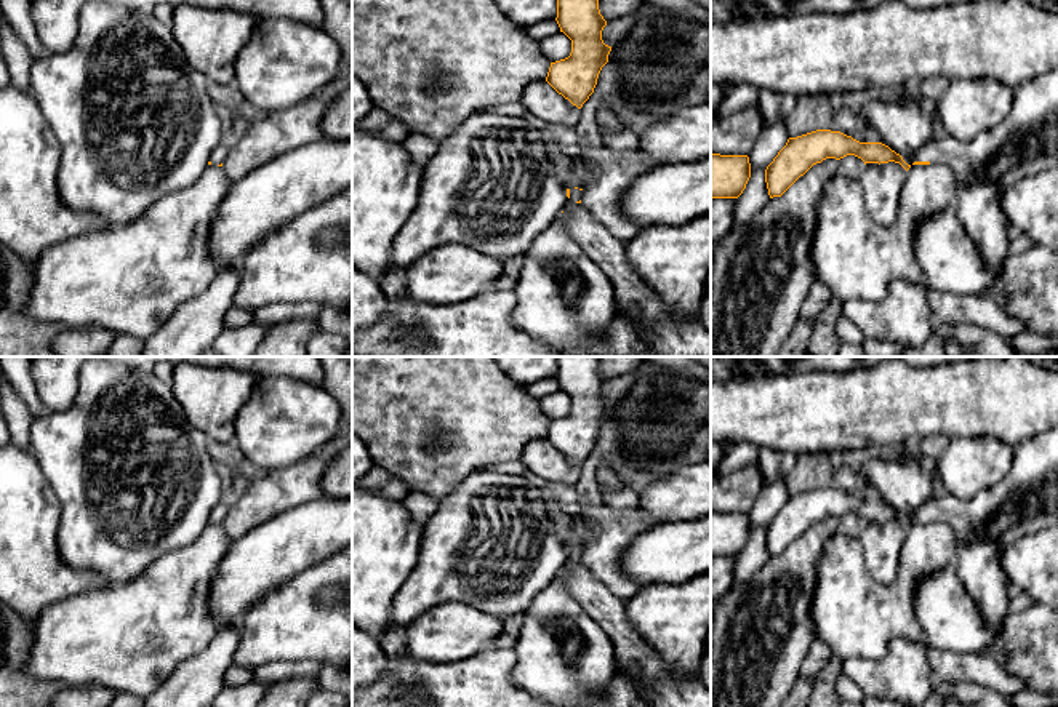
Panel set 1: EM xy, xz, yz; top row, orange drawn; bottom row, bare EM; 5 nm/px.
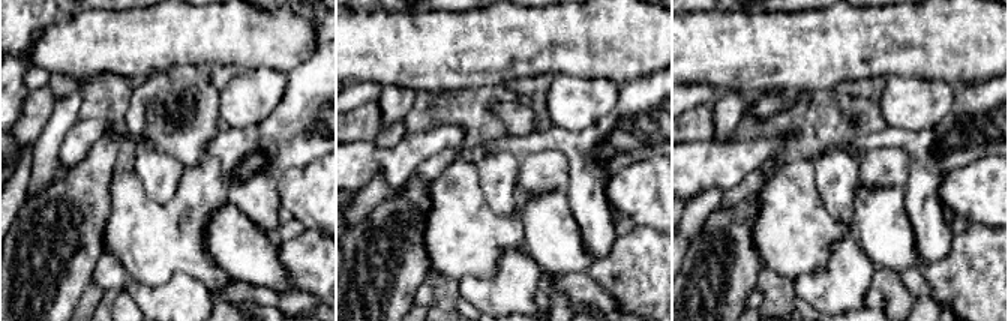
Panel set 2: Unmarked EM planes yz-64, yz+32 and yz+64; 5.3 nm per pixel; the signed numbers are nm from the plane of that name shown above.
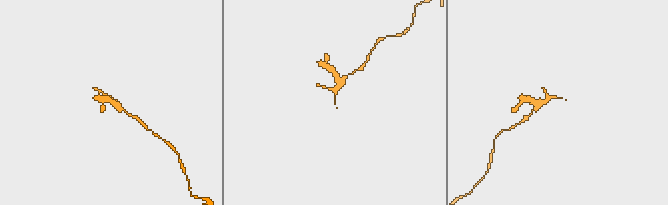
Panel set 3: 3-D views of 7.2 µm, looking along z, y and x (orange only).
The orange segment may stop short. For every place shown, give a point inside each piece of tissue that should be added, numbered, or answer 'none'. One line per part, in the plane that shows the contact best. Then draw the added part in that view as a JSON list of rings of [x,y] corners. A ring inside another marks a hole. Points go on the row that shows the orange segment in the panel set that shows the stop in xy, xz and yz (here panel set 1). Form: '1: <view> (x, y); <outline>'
1: yz (1025, 143); [[[1058,69],[1023,82],[1013,90],[1008,115],[994,128],[972,141],[954,139],[938,133],[917,154],[903,160],[948,165],[957,184],[957,219],[975,243],[984,264],[999,274],[1010,253],[1008,221],[1002,213],[1002,195],[1020,179],[1058,166]]]

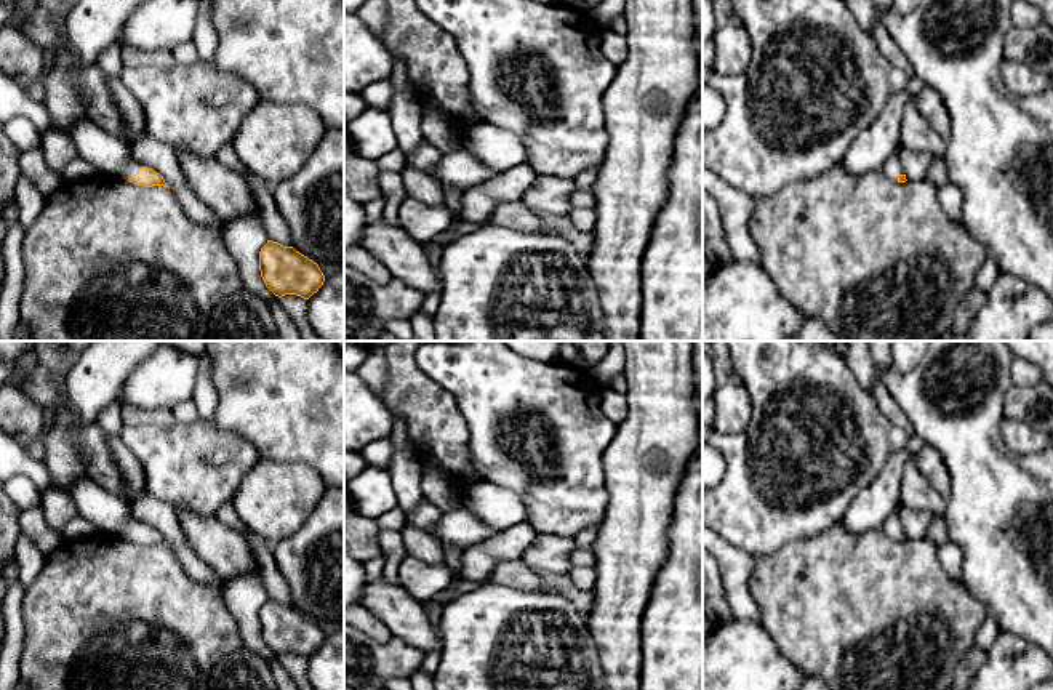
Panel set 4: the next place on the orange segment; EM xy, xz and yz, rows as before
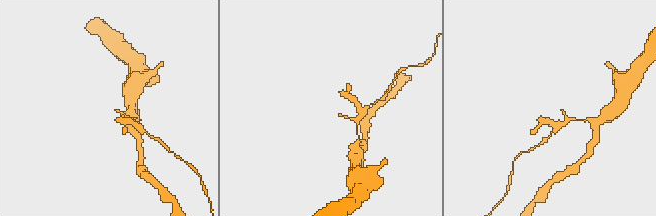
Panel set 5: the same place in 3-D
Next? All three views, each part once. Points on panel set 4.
1: xy (108, 154); [[[91,118],[82,120],[69,133],[72,139],[70,155],[86,160],[98,173],[106,173],[128,181],[142,163],[131,155],[131,147],[101,130]]]

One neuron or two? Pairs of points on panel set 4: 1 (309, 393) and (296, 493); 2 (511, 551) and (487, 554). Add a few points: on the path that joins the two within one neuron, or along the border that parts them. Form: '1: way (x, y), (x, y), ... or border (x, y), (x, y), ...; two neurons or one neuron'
1: border (263, 458), (306, 463), (327, 487); two neurons
2: way (504, 551), (493, 551); one neuron

